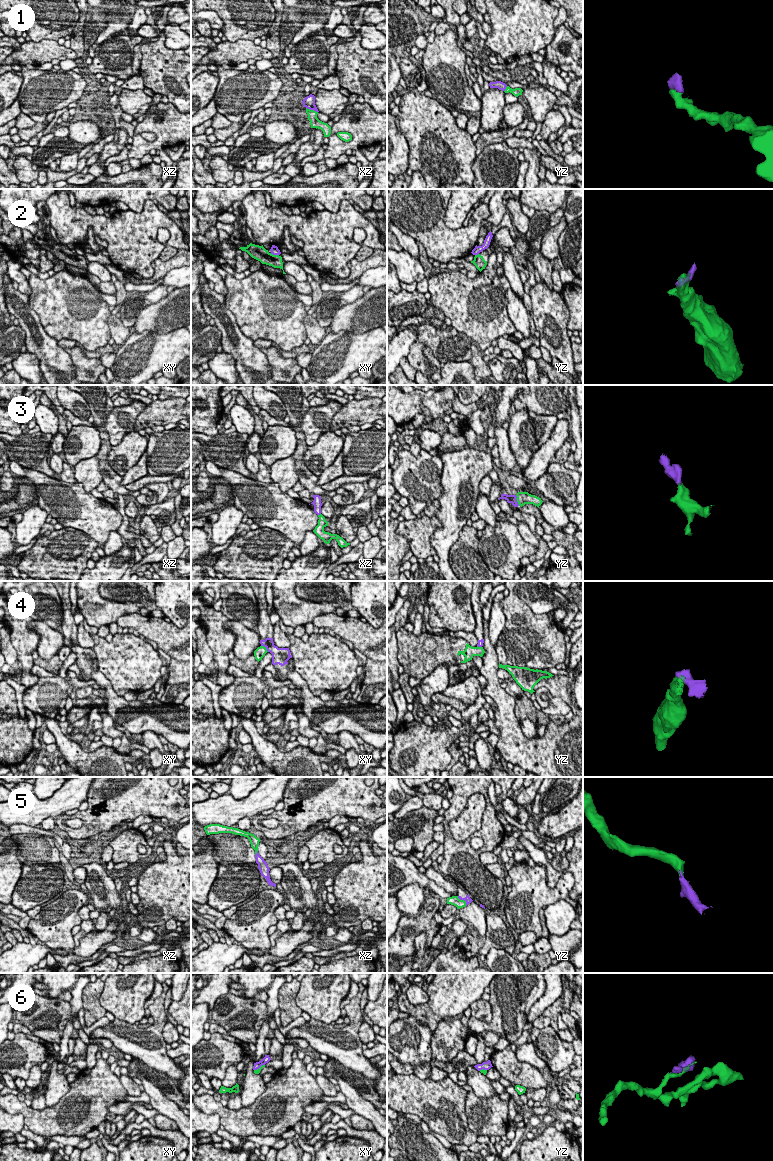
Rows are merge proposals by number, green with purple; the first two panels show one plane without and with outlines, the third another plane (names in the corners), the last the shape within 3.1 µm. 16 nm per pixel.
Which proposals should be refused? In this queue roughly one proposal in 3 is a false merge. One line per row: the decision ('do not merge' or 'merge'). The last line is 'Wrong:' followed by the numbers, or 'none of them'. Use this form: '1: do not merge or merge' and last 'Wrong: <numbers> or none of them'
1: merge
2: do not merge
3: merge
4: do not merge
5: merge
6: do not merge
Wrong: 2, 4, 6

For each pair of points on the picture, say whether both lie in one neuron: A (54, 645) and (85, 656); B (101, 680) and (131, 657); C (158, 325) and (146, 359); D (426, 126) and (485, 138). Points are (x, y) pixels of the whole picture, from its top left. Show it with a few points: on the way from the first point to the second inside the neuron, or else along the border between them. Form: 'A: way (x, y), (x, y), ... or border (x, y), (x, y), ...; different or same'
A: border (61, 633), (65, 645); different
B: border (98, 670), (109, 681), (112, 689), (118, 695); different
C: border (179, 327), (163, 333), (134, 331); different
D: border (474, 143), (476, 155); different

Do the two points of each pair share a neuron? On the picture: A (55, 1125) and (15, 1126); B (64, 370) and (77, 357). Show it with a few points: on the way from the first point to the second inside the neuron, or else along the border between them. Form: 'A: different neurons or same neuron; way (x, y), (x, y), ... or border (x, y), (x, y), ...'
A: different neurons; border (10, 1113), (21, 1114), (25, 1124)
B: different neurons; border (64, 350), (76, 374)

